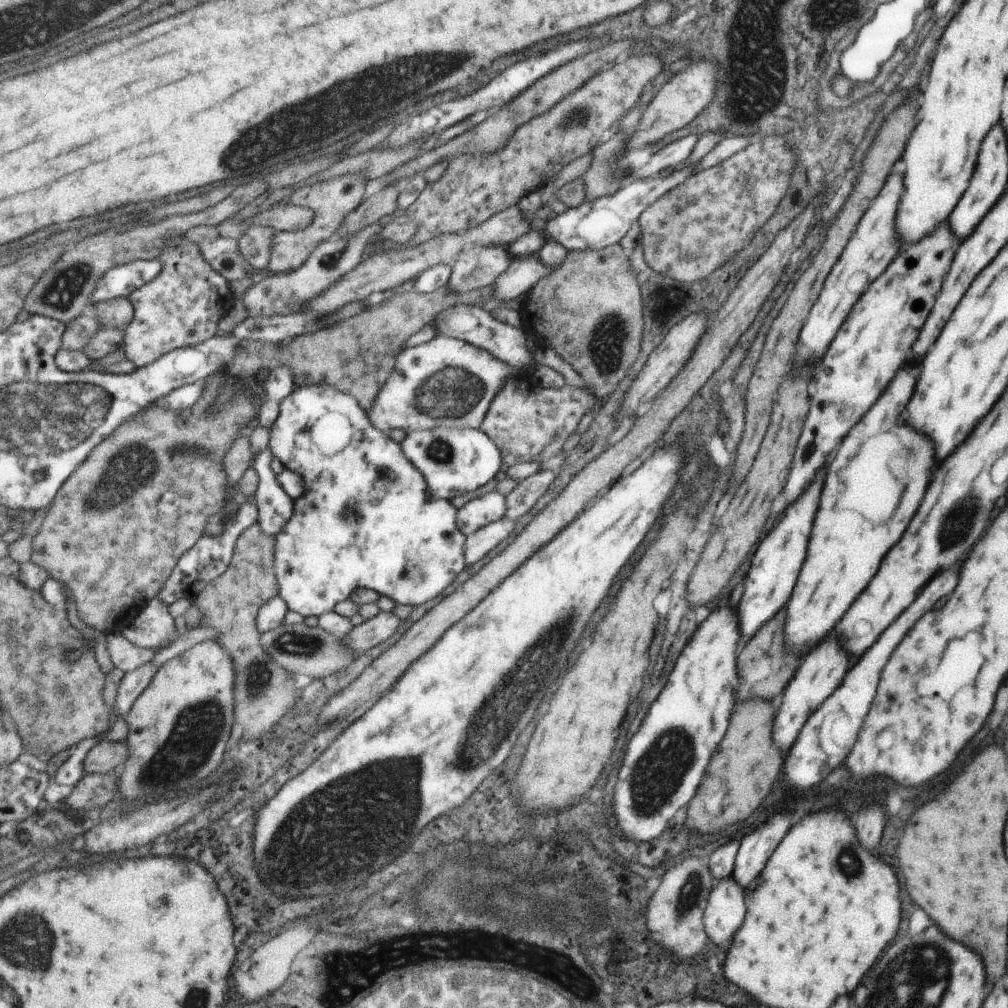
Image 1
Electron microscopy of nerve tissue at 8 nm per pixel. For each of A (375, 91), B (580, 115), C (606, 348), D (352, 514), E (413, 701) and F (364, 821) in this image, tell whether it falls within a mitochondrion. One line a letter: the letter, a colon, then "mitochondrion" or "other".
A: mitochondrion
B: mitochondrion
C: mitochondrion
D: mitochondrion
E: other
F: mitochondrion

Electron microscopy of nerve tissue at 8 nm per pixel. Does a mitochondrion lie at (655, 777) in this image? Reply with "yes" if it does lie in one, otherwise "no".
yes

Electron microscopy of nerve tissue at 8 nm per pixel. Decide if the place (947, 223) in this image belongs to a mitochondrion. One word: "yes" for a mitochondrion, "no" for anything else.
no

